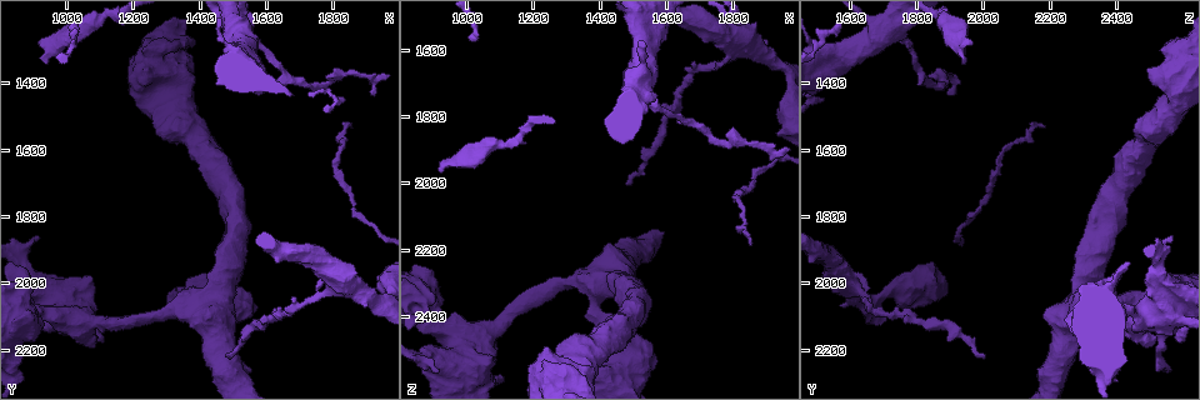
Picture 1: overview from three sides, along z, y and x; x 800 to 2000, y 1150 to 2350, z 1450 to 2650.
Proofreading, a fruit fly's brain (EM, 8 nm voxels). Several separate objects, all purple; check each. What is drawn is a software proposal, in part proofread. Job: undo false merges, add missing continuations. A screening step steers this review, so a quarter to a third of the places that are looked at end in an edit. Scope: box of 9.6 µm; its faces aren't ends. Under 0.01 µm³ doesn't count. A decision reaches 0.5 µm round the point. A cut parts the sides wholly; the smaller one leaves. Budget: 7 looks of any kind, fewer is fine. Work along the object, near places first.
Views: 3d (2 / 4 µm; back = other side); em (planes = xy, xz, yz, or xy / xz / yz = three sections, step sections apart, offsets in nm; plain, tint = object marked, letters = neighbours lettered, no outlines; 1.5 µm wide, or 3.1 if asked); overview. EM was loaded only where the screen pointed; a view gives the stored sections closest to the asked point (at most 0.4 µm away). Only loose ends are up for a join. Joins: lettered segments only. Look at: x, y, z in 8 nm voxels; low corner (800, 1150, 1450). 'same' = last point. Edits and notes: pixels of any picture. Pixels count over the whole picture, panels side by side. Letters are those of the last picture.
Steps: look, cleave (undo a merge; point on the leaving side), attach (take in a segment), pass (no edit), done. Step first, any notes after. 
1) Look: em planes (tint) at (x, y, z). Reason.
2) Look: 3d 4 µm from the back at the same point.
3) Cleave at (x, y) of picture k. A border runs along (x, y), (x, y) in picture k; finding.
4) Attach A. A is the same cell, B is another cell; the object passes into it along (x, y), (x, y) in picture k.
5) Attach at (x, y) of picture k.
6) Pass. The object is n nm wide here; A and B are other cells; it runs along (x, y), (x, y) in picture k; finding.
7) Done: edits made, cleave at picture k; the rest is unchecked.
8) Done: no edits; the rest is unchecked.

Look: em planes (letters) at (1760, 2040, 1650). Calibre changes.

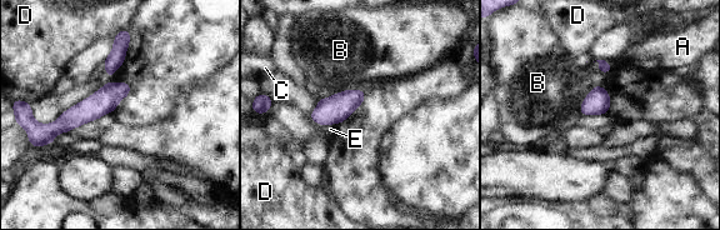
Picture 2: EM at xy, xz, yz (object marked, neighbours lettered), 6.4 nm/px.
Pass. The object is 160 nm wide here; A, B, C, D and E are other cells; it runs along (126, 88), (64, 124), (51, 126) in picture 2; continuous, no second neuron.

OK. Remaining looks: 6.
Look: 3d 4 µm at (1540, 1260, 1750). Thin arm on a thick one.

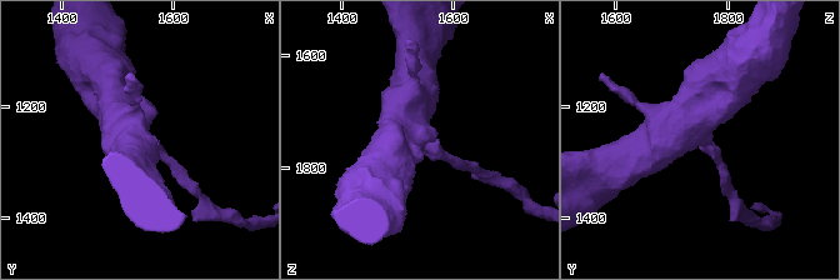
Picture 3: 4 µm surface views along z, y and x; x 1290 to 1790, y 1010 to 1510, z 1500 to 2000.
Look: em planes (tint) at (1545, 1260, 1755). Now the EM.

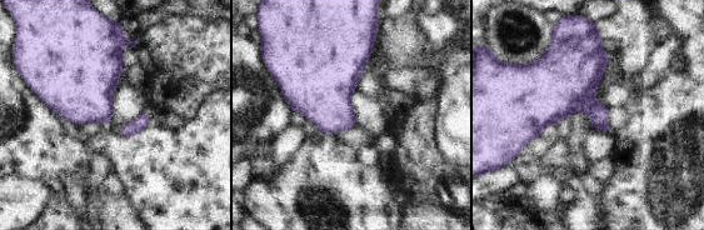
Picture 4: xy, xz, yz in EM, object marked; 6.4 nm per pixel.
Look: em planes (letters) at the same point.

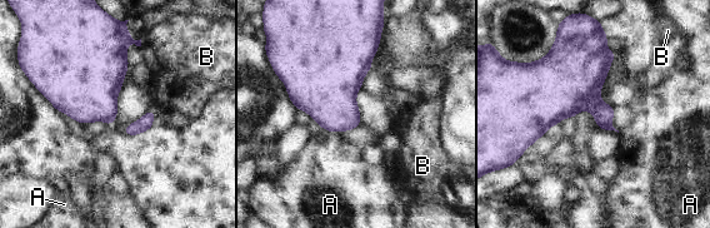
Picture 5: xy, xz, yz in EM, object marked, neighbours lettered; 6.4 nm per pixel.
Pass. A and B are other cells; 4 arms meet here; a border runs along (323, 128), (343, 132) in picture 5; continuous, no second neuron.

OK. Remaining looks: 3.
Look: 3d 4 µm at (920, 1290, 1960). An open end.

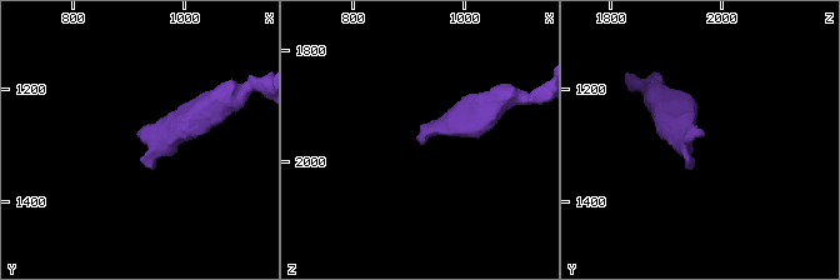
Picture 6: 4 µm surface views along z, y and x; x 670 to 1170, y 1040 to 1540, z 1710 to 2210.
Look: em planes (letters) at (925, 1280, 1970). Shape alone is not enough.

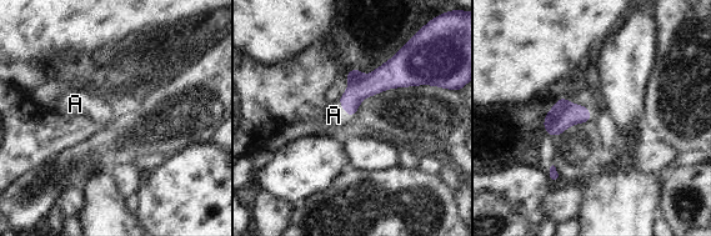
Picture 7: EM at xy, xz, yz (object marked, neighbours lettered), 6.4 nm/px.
Attach A. A is the same cell; the object passes into it along (360, 86), (345, 110), (334, 115) in picture 7; the neuron continues.

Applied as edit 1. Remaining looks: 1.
Done: edits made, attach at picture 7; the rest is unchecked.

